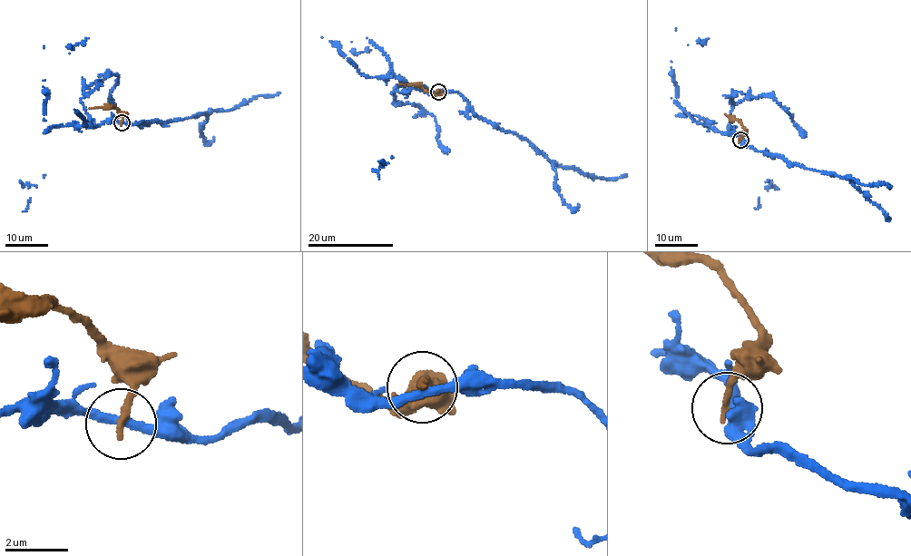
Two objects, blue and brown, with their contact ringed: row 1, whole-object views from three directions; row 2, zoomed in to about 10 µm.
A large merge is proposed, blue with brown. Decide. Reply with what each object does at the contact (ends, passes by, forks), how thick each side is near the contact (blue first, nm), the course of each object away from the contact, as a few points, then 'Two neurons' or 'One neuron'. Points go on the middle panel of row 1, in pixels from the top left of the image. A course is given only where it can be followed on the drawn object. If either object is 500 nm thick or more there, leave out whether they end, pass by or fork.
At the ring blue passes by. At the ring brown ends. Thickness 260 nm (blue) against 200 nm. Course of blue: (437, 92), (457, 92), (477, 116), (524, 138), (557, 165), (573, 166), (582, 172), (606, 179), (626, 174). Course of brown: (437, 92), (434, 93), (413, 83), (399, 83). Two neurons

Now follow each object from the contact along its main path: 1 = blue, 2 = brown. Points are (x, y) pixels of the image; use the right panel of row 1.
1: (740, 140), (744, 145), (781, 156), (788, 162), (852, 179), (858, 183), (886, 183), (889, 187)
2: (740, 140), (744, 130), (742, 125), (725, 114)

